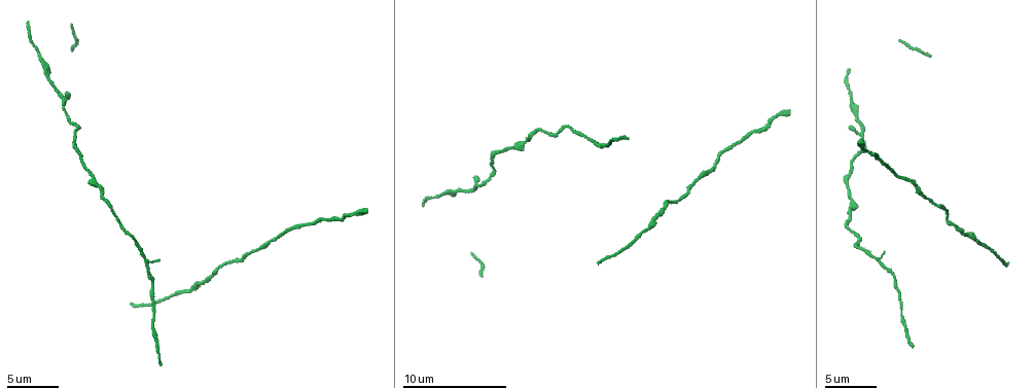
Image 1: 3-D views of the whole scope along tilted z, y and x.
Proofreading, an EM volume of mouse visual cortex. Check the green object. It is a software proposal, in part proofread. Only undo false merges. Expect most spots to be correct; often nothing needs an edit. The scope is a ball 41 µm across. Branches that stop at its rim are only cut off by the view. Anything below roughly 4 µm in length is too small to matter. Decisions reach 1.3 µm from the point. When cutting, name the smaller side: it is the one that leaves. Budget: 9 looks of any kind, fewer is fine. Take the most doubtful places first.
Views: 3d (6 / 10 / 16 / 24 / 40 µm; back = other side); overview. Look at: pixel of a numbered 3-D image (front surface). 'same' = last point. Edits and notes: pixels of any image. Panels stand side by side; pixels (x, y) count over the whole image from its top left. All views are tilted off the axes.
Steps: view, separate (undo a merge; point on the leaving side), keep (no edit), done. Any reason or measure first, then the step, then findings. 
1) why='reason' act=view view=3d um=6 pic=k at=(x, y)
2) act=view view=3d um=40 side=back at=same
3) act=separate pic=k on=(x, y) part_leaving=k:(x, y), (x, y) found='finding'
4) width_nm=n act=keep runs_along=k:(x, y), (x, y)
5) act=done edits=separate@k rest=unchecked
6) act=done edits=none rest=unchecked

why='two arms in line, one across' act=view view=3d um=6 pic=1 at=(591, 138)

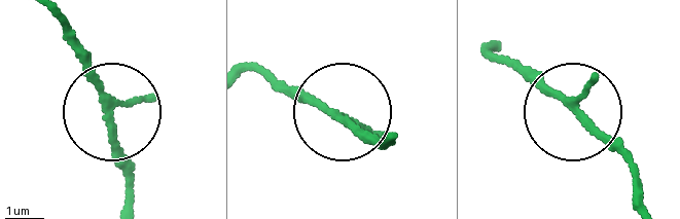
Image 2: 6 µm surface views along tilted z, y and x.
why='other side' act=view view=3d um=6 side=back pic=2 at=(116, 106)

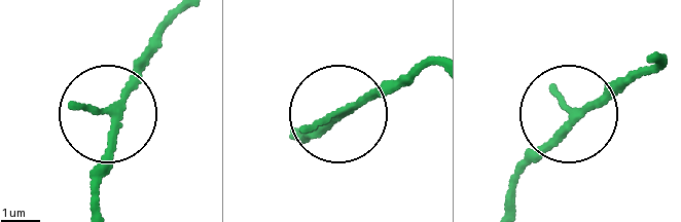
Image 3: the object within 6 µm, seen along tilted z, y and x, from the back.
width_nm=150 act=keep runs_along=3:(657, 60), (568, 114), (554, 143), (508, 189) found='continuous, no second cell'

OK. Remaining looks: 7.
act=view view=3d um=6 pic=1 at=(852, 233)

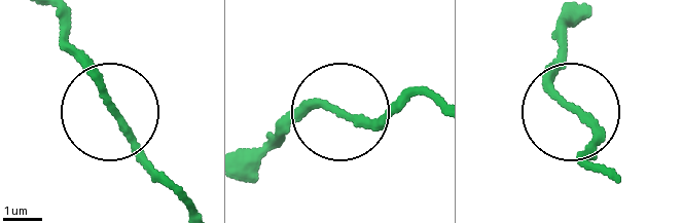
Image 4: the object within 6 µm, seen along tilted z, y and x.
why='other side' act=view view=3d um=6 side=back pic=4 at=(115, 115)

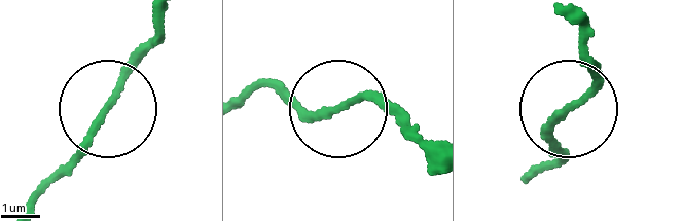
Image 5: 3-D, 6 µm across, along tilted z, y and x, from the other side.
side_arm_um=35 act=keep runs_along=5:(338, 106), (310, 113), (259, 82) found='continuous, no second cell'

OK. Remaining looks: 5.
why='sudden change in width' act=view view=3d um=10 pic=1 at=(912, 181)

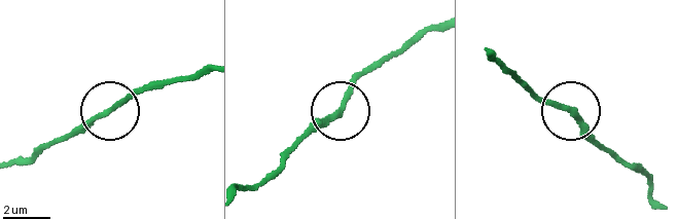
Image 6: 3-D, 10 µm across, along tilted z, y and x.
width_nm=210 act=keep found='all the same cell'

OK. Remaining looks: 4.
act=view view=3d um=16 pic=1 at=(950, 224)

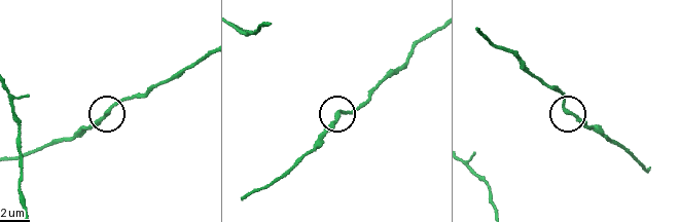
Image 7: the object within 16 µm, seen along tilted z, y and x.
act=keep found='continuous, no second cell'

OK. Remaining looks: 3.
act=done edits=none rest=unchecked

